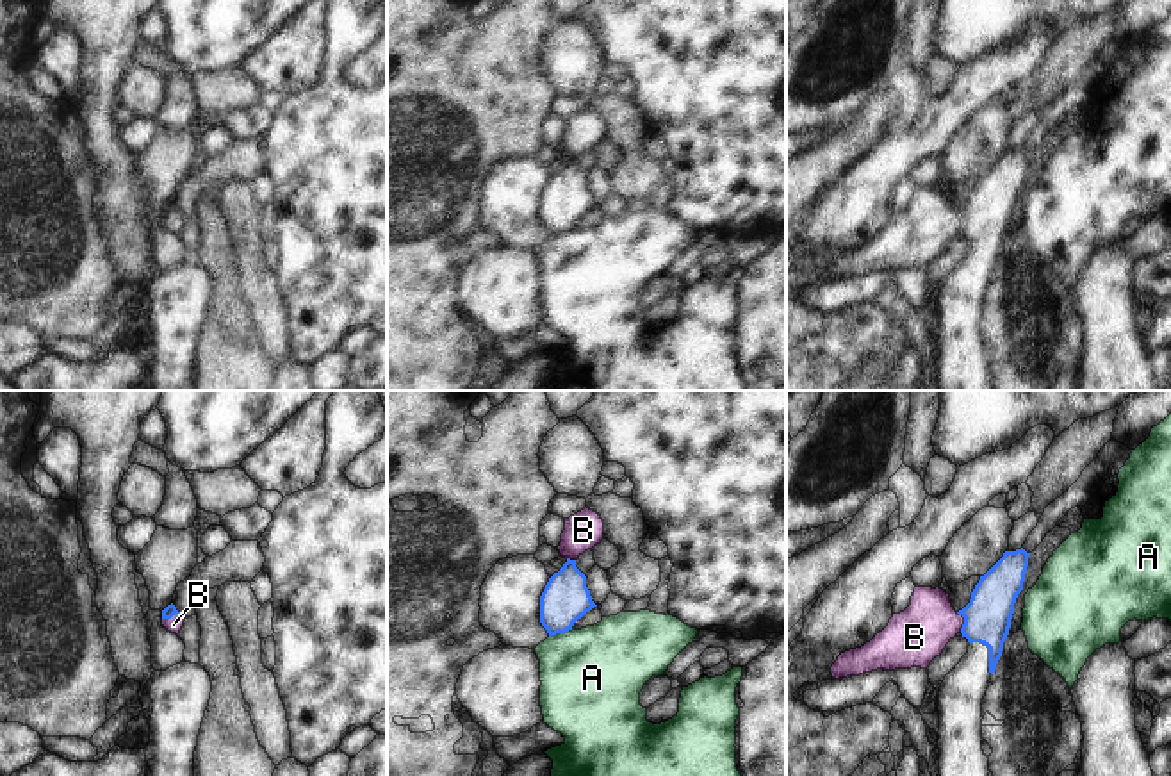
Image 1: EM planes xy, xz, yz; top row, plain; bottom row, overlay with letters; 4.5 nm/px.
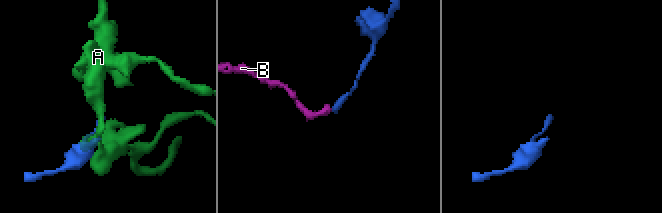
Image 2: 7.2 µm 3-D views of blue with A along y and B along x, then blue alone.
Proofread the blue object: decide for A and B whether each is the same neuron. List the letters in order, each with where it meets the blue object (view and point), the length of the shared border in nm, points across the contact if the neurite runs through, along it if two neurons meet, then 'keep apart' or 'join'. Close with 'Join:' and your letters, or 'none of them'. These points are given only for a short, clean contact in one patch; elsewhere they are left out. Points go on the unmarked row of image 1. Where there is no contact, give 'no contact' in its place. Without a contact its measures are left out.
A: xz (560, 232) | 120 nm | keep apart
B: yz (965, 222) | 90 nm | across yz (988, 216), (981, 222), (965, 222), (929, 223), (915, 238) | join
Join: B

